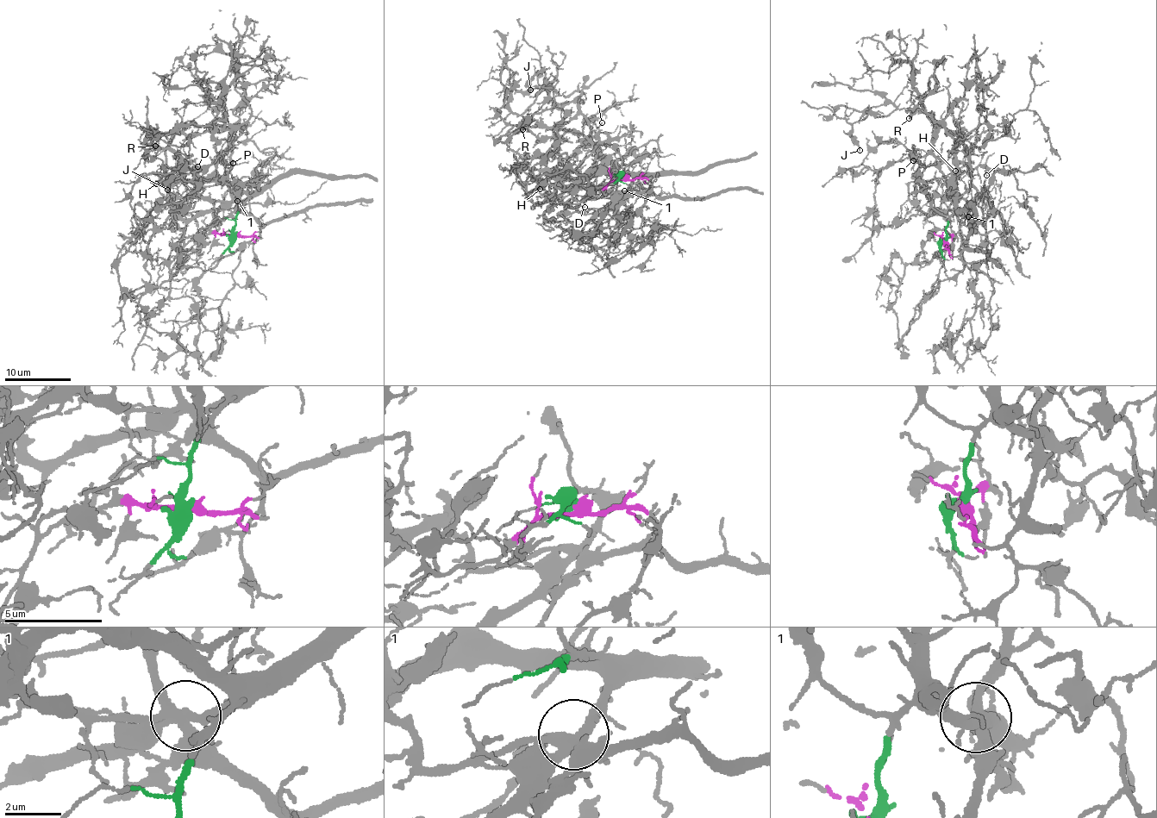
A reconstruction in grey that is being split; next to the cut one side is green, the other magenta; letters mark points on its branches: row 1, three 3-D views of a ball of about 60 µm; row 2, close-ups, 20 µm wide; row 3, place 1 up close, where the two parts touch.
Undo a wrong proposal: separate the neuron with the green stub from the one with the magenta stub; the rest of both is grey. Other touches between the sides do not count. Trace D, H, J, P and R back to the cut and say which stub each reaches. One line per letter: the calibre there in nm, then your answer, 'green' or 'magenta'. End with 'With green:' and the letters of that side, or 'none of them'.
D: calibre 110 nm; green
H: calibre 190 nm; green
J: calibre 150 nm; magenta
P: calibre 100 nm; green
R: calibre 140 nm; magenta
With green: D, H, P

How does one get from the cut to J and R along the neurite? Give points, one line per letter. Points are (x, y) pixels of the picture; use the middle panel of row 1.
J: (624, 177), (649, 189), (613, 194), (589, 142), (529, 128), (522, 112), (545, 84), (541, 69), (531, 90)
R: (624, 177), (649, 189), (613, 194), (606, 162), (585, 140), (549, 128), (514, 133), (522, 129)

